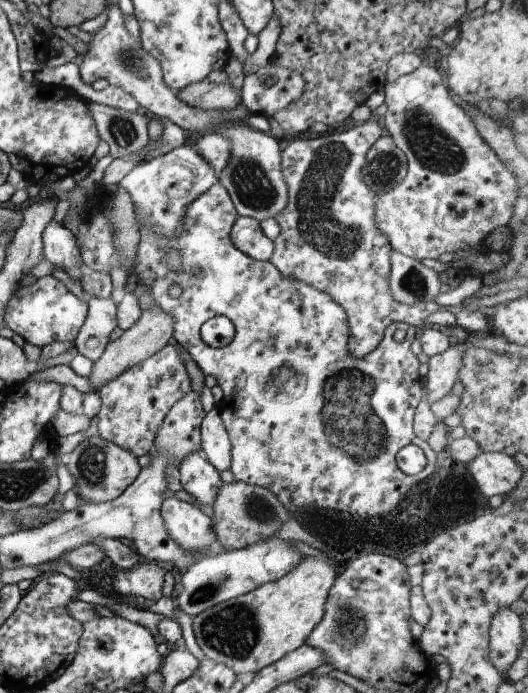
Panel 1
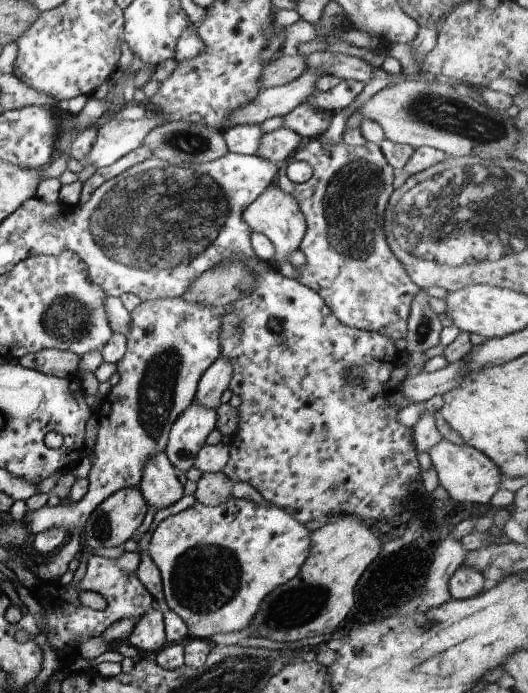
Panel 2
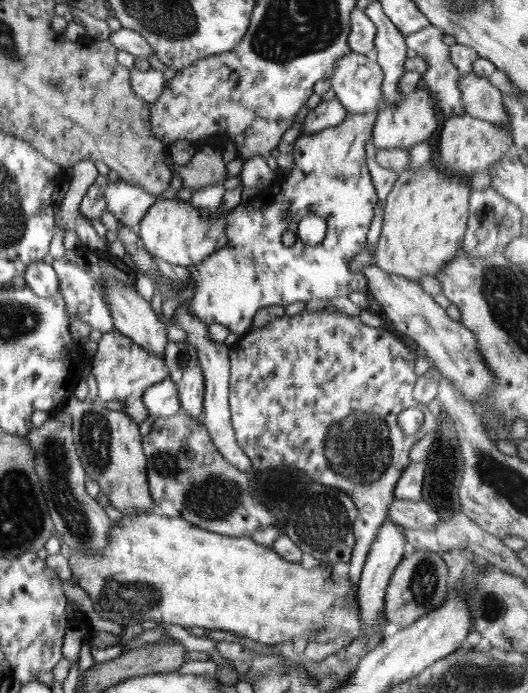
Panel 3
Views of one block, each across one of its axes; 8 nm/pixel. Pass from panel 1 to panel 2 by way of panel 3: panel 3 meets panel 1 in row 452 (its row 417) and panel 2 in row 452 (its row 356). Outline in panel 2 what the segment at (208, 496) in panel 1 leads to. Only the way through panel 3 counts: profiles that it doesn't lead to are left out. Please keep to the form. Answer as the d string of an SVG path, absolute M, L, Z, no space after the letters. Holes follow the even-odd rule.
M194 402L174 421L165 453L175 469L186 472L194 466L196 455L207 444L206 439L215 429L216 421L215 409Z

